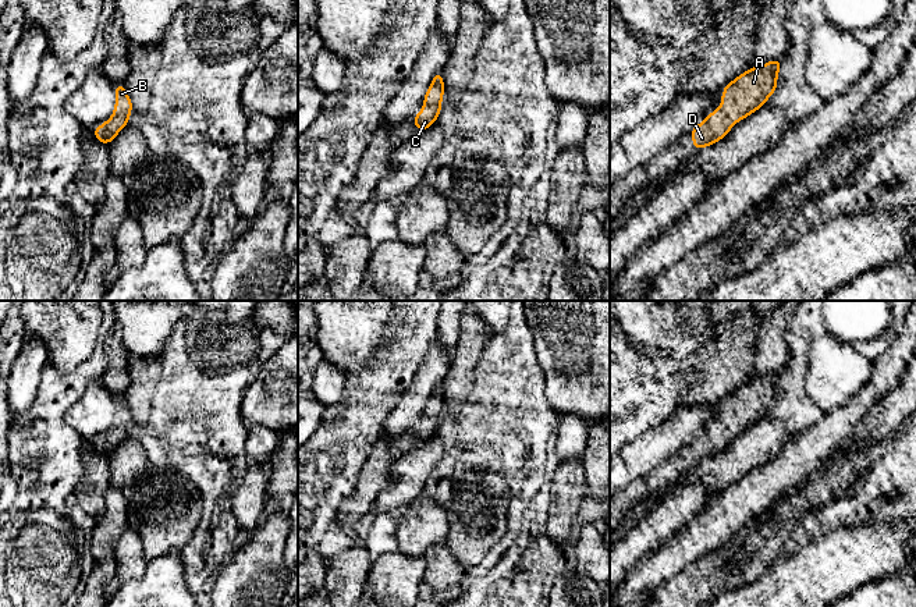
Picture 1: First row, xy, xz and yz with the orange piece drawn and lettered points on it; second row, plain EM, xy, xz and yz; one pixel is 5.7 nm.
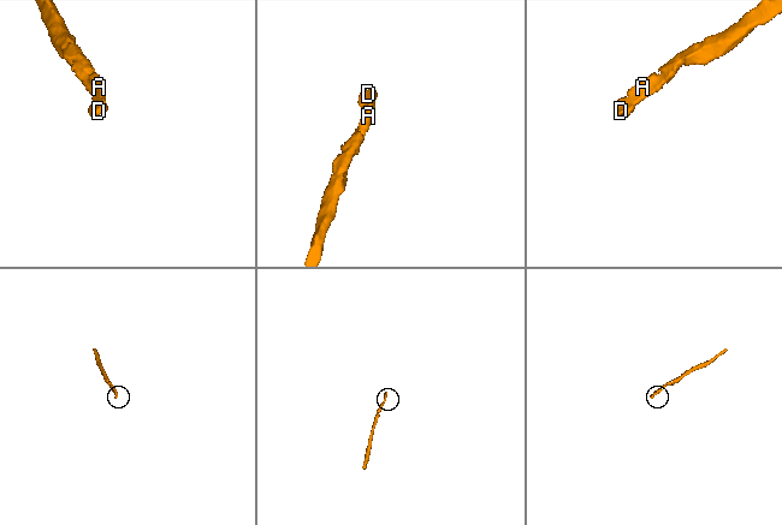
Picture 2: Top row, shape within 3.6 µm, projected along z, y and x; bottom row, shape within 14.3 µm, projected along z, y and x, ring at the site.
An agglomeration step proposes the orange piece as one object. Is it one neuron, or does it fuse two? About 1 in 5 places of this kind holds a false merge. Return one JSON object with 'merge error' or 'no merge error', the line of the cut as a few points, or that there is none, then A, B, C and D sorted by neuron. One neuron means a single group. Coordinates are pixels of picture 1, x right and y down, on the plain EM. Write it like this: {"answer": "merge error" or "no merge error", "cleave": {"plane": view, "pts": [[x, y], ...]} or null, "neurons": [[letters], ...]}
{"answer": "no merge error", "cleave": null, "neurons": [["A", "B", "C", "D"]]}

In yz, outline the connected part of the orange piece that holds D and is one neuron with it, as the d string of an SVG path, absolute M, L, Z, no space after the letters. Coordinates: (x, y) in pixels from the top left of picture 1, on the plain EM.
M781 373L752 379L724 398L721 419L690 443L696 462L722 451L732 437L761 418L777 401L777 387Z

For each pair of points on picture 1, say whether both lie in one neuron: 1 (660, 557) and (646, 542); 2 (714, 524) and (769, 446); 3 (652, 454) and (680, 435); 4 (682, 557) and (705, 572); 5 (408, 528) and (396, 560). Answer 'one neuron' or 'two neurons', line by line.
1: two neurons
2: two neurons
3: one neuron
4: two neurons
5: two neurons

